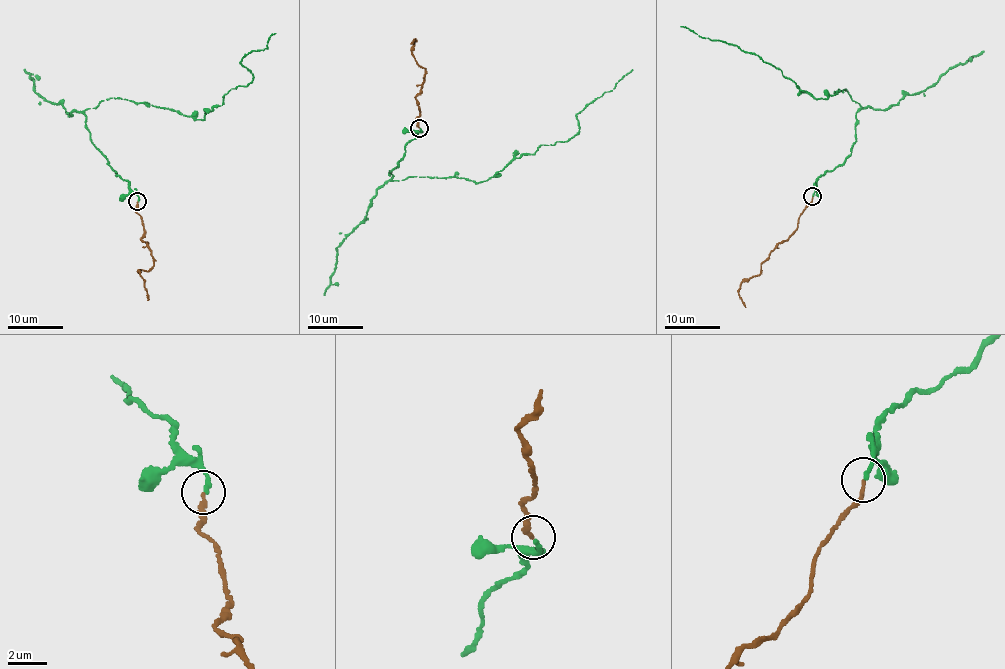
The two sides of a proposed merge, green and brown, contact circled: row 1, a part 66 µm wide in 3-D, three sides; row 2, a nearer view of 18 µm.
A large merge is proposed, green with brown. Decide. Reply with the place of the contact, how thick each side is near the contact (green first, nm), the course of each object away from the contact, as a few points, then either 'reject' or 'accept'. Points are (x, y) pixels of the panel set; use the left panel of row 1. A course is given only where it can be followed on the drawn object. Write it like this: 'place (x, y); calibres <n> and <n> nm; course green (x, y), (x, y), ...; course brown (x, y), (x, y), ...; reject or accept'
place (137, 201); calibres 280 and 200 nm; course green (137, 201), (91, 140), (86, 109), (121, 98), (203, 120), (225, 94), (251, 83), (240, 63), (274, 33); course brown (137, 201), (136, 212), (142, 220), (142, 239), (151, 252), (154, 265), (147, 270), (138, 270), (149, 300); accept

